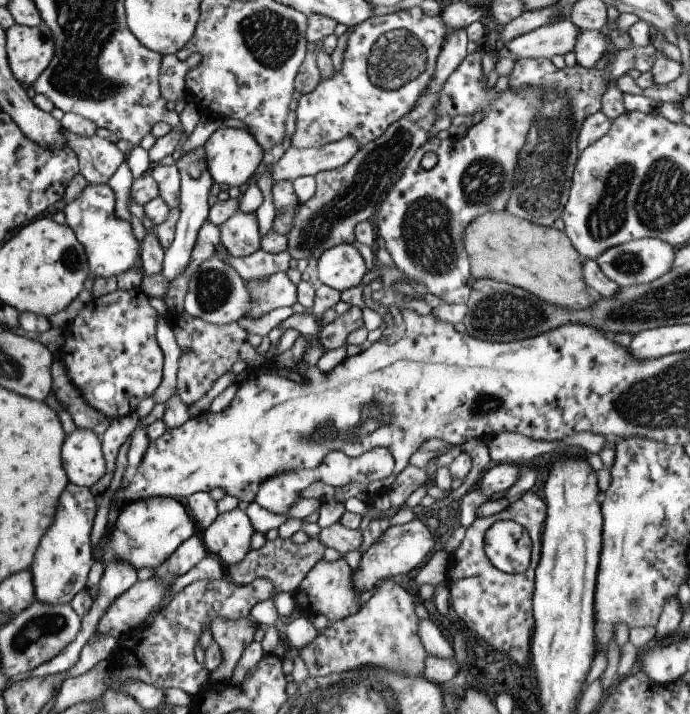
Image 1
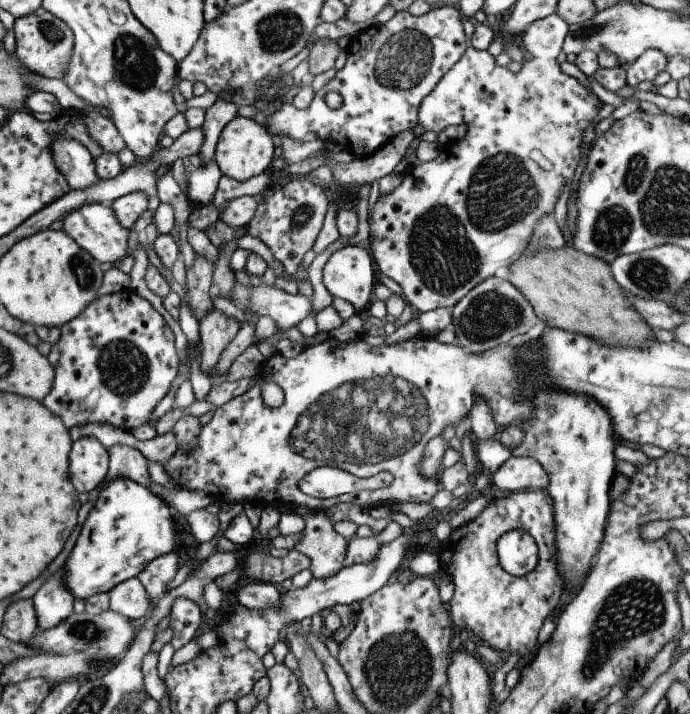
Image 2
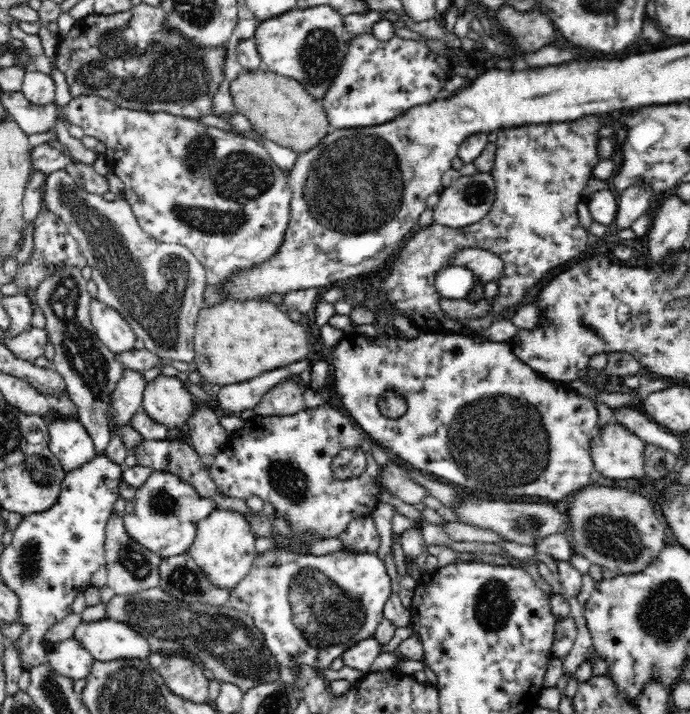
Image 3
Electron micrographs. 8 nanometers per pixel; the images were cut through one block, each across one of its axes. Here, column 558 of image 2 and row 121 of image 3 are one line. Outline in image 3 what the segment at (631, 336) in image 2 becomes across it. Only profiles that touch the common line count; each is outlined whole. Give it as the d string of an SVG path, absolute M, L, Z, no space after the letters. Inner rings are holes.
M264 69L241 72L229 86L237 112L246 117L253 130L266 140L294 150L298 155L312 150L328 134L330 123L326 120L325 110L300 82L280 77Z

